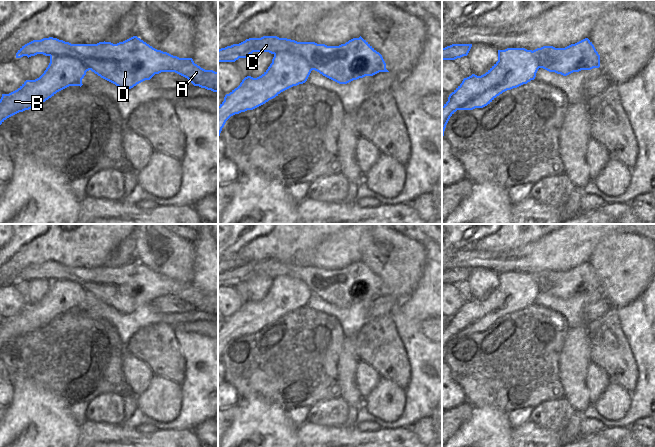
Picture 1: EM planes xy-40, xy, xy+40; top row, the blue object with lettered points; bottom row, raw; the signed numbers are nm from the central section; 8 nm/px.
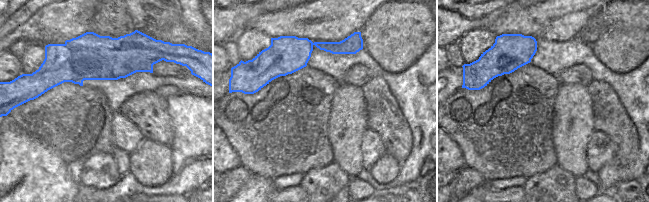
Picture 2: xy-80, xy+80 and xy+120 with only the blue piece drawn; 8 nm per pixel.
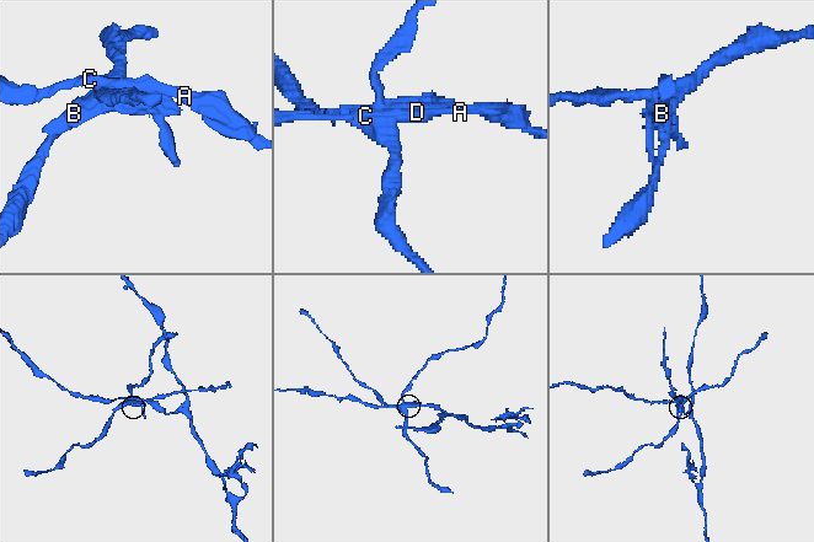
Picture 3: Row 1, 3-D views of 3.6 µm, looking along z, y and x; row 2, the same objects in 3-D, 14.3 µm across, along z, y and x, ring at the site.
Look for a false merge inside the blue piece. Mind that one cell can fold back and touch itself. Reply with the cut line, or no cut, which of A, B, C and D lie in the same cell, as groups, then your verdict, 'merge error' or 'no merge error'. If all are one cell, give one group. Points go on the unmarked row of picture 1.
xy (274, 277), (290, 276), (301, 279), (312, 293) | A C D / B | merge error

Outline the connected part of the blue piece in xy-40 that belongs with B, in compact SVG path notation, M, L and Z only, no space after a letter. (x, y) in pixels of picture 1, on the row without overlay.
M50 280L44 297L35 304L26 304L17 314L2 318L0 349L9 341L29 334L69 310L82 310L87 290L71 280Z

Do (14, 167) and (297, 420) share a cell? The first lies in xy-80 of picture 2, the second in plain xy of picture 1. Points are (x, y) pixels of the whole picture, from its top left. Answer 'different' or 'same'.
different

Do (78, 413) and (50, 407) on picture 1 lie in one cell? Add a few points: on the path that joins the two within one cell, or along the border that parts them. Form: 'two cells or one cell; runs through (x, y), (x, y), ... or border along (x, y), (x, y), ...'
two cells; border along (69, 406), (71, 416), (79, 424)

